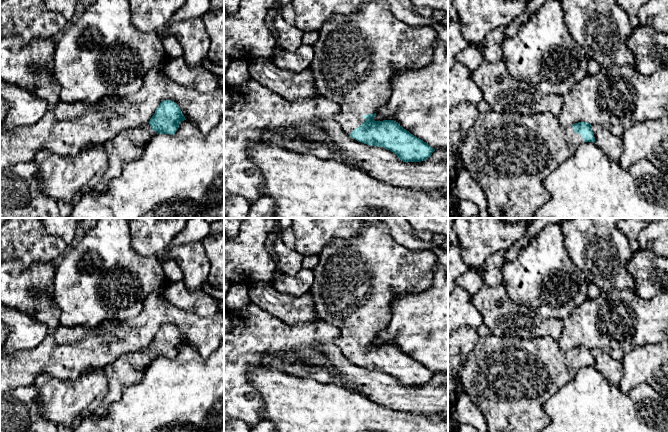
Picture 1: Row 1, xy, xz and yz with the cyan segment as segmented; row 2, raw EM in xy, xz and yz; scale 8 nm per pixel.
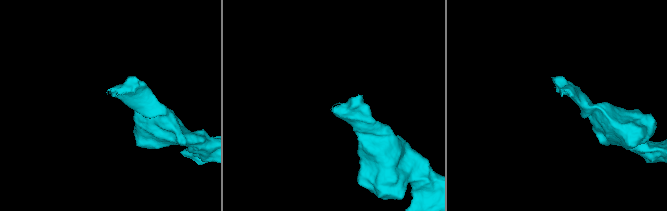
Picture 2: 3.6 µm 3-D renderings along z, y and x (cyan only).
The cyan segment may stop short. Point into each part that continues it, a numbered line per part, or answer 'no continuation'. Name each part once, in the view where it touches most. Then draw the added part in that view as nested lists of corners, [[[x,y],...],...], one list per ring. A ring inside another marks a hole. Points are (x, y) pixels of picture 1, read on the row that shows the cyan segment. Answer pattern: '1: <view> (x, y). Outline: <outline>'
1: xz (355, 57). Outline: [[[362,0],[359,10],[353,14],[335,14],[318,31],[319,38],[312,45],[312,72],[316,91],[340,106],[335,120],[347,134],[359,127],[364,115],[377,113],[389,101],[391,79],[397,72],[419,69],[429,65],[433,58],[433,42],[437,33],[431,27],[413,27],[396,19],[387,0]]]

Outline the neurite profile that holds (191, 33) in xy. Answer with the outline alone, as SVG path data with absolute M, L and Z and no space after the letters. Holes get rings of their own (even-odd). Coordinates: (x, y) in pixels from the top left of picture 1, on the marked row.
M200 16L175 22L162 34L171 34L177 39L183 49L183 59L190 67L203 66L210 39Z

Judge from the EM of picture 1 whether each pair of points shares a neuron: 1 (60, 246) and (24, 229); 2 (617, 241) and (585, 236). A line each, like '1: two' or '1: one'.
1: one
2: one

